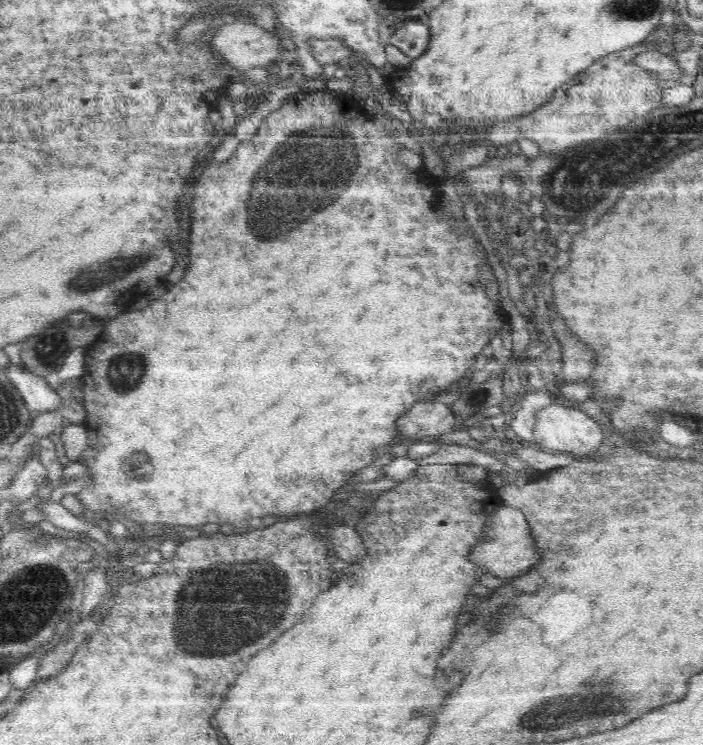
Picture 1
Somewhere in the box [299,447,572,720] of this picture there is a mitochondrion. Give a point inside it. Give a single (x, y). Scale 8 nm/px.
(497, 619)

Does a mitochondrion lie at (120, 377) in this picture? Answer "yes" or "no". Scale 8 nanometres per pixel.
yes

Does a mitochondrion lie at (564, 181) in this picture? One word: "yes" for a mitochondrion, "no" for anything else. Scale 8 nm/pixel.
yes

